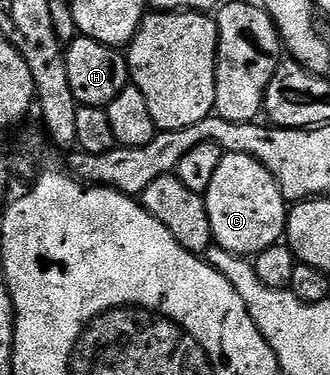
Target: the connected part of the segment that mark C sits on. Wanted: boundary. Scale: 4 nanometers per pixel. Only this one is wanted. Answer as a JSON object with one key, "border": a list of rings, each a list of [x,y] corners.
{"border":[[[225,154],[209,190],[205,193],[211,239],[216,245],[244,258],[254,258],[269,246],[280,243],[289,228],[289,204],[277,182],[253,157]]]}

